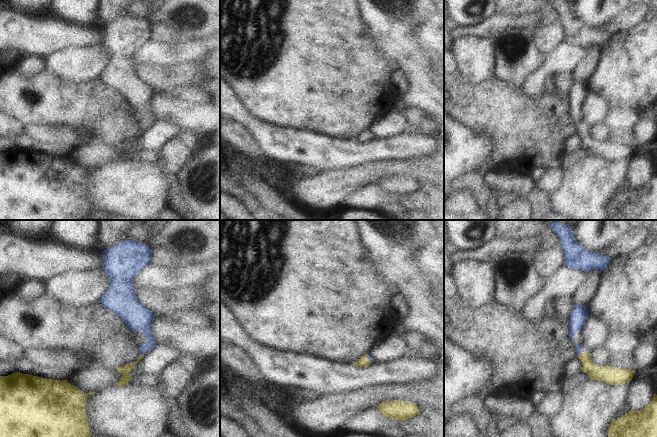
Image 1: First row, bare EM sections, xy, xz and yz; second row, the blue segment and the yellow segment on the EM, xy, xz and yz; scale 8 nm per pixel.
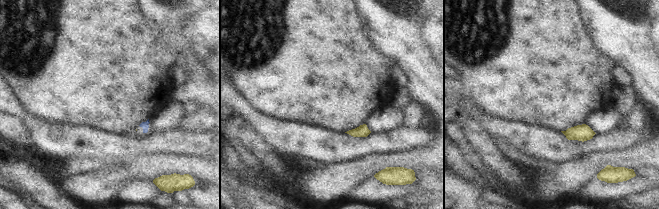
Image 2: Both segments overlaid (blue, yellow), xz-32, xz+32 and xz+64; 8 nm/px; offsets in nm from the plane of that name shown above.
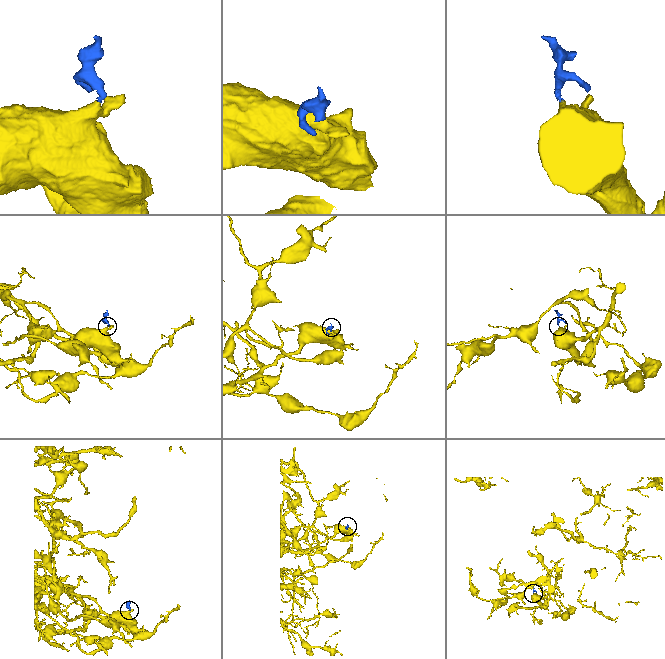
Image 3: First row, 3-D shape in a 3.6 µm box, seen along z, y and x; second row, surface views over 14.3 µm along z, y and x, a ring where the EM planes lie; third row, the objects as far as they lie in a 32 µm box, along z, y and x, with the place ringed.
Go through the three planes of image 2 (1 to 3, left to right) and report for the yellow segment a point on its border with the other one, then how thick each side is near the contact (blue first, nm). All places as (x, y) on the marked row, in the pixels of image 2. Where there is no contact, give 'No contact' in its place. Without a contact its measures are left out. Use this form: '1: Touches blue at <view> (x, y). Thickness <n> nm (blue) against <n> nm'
1: No contact
2: No contact
3: No contact

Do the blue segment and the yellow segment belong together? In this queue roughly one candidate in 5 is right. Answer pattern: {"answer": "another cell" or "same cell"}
{"answer": "same cell"}

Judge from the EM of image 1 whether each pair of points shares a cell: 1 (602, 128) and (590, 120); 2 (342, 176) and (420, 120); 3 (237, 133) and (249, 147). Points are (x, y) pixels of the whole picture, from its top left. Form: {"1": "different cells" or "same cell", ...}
{"1": "different cells", "2": "different cells", "3": "same cell"}

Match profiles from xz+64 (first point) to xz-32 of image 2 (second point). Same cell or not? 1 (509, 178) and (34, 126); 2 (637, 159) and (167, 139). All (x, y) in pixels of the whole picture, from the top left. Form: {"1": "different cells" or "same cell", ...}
{"1": "different cells", "2": "same cell"}

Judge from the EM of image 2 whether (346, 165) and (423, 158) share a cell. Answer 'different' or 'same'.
same

